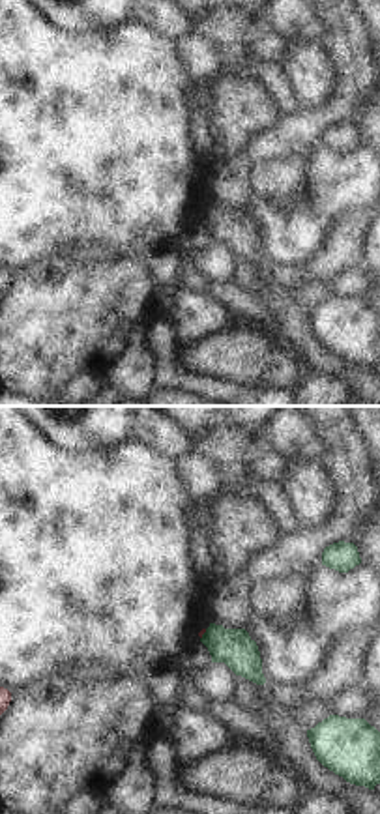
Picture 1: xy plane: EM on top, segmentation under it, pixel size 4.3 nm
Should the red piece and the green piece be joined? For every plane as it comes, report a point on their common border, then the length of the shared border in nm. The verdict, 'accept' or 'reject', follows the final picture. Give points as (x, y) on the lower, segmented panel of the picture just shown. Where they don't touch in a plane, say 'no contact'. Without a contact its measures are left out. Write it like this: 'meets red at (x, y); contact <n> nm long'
meets red at (203, 633); contact 50 nm long

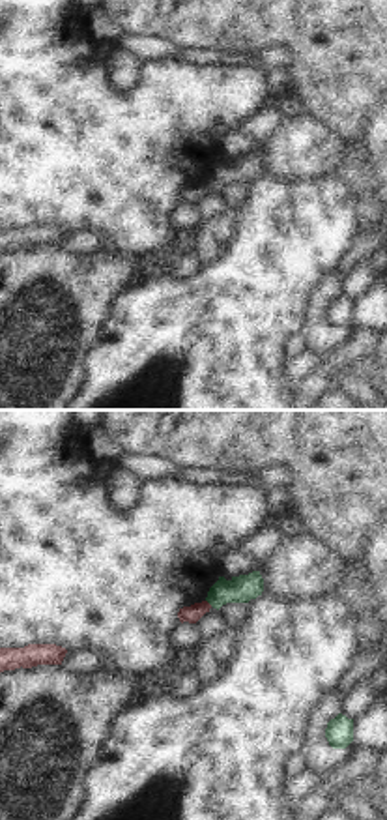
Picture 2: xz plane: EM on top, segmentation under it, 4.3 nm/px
meets red at (208, 603); contact 40 nm long

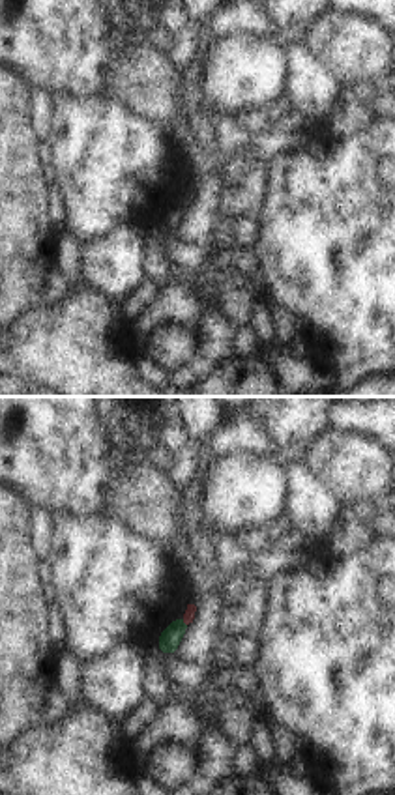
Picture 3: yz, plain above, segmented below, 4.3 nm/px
meets red at (184, 621); contact 40 nm long

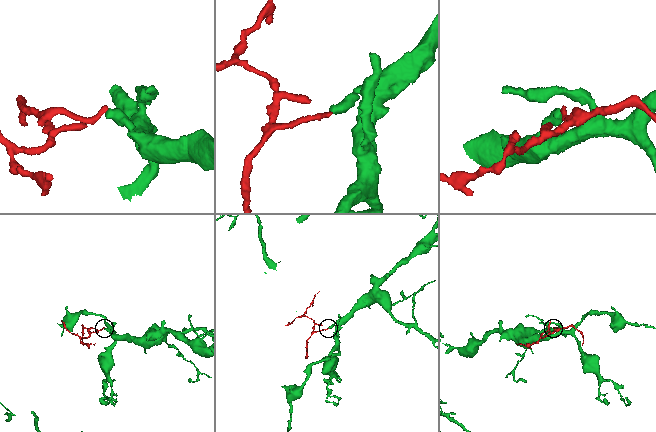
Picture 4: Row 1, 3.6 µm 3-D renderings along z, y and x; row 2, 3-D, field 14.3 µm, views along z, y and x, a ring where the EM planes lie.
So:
reject

